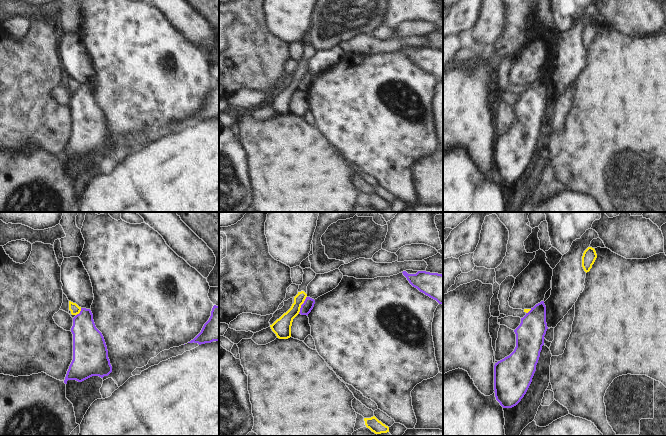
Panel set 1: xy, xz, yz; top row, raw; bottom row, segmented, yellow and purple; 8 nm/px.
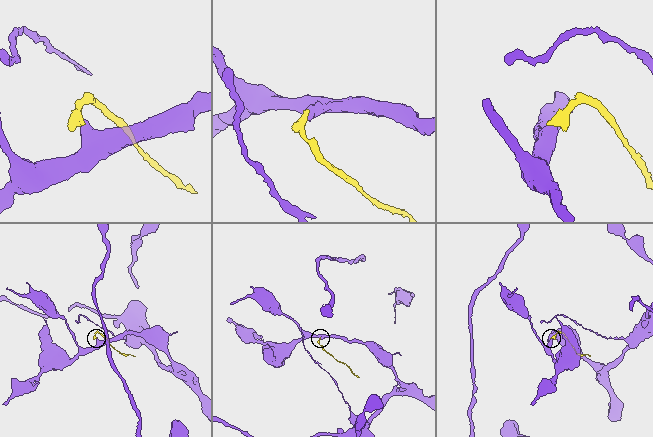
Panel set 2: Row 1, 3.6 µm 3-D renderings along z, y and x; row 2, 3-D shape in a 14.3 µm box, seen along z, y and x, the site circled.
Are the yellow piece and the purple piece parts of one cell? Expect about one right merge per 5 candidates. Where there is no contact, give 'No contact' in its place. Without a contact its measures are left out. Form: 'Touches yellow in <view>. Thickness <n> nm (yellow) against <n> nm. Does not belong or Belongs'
Touches yellow in xz. Thickness 150 nm (yellow) against 90 nm. Does not belong

